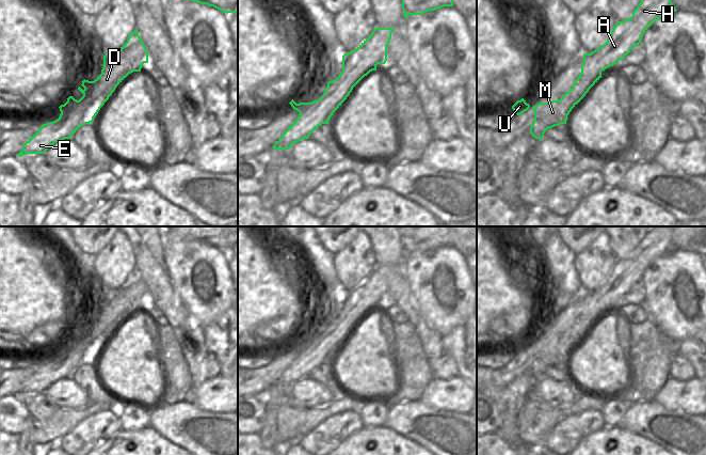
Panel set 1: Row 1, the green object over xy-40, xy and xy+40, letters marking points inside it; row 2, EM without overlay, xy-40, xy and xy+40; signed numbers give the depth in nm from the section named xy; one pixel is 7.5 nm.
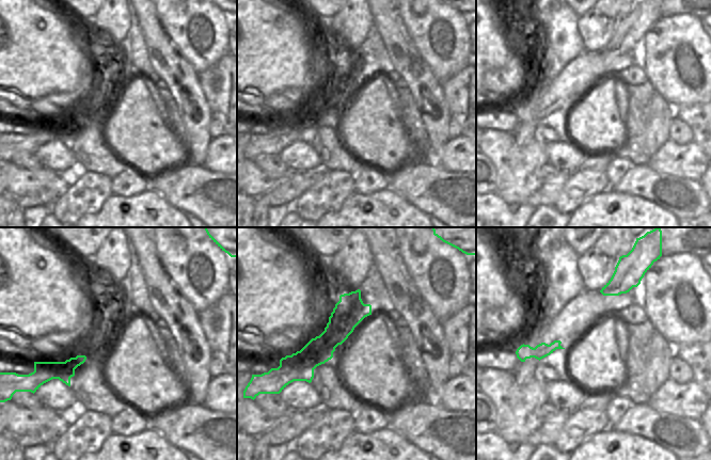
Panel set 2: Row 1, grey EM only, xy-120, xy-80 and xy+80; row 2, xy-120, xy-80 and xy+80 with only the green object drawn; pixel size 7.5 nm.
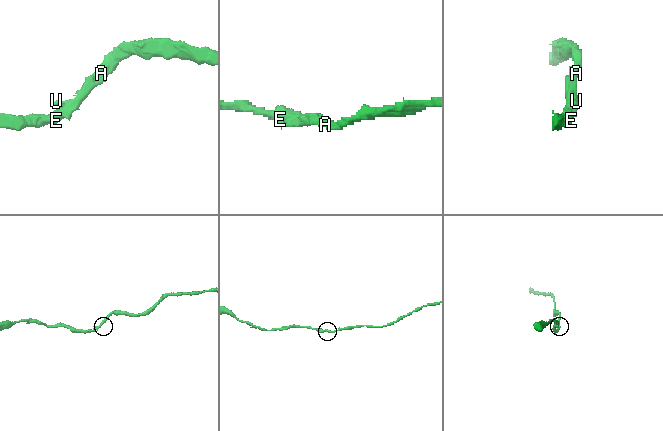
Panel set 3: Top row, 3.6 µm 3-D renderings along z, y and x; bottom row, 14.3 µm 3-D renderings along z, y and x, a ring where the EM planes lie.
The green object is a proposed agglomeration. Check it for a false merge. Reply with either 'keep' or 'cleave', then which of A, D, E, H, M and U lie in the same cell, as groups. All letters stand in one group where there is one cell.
keep | A D E H M U

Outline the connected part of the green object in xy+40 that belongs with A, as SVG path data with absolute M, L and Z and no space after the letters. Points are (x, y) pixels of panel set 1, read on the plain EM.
M654 226L641 233L641 240L629 258L617 261L607 281L592 291L583 293L581 313L573 327L559 340L533 345L534 360L530 373L542 378L548 367L566 363L572 348L601 317L601 311L624 299L630 289L641 282L643 272L659 257L677 249L671 240L671 226Z

